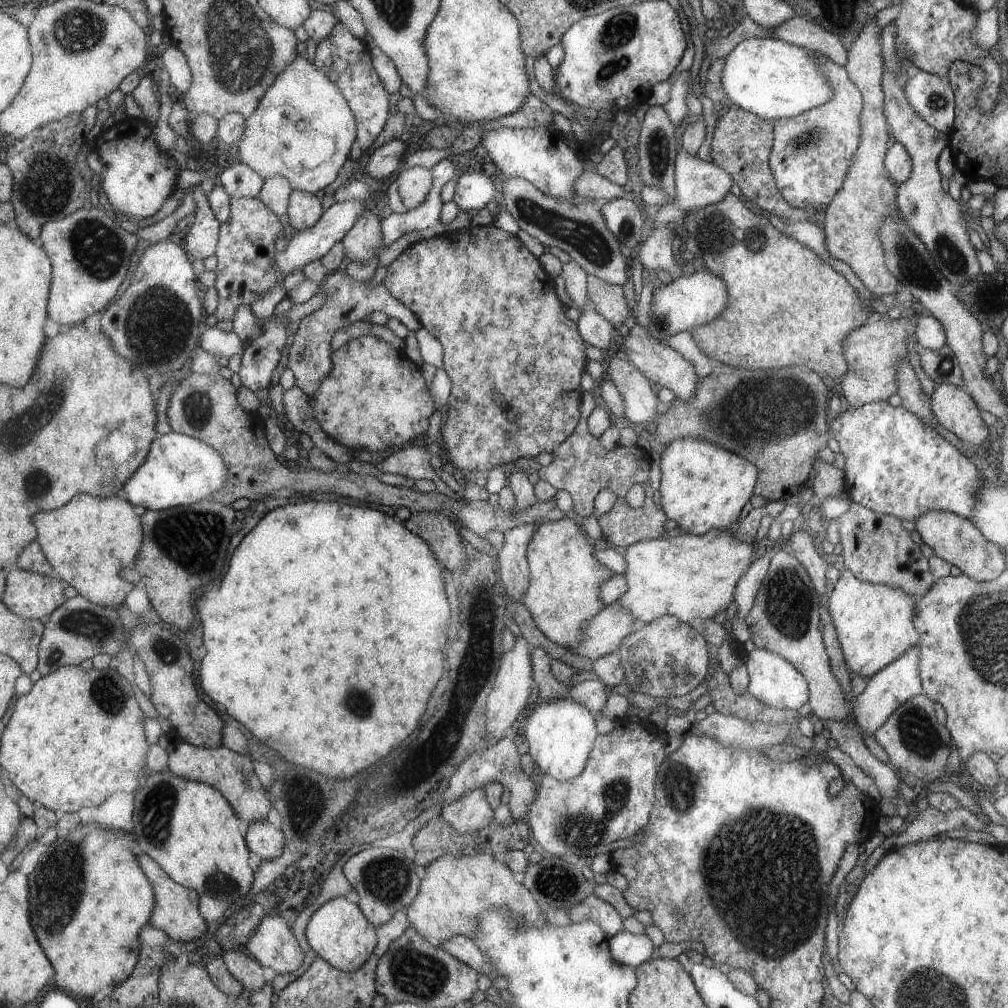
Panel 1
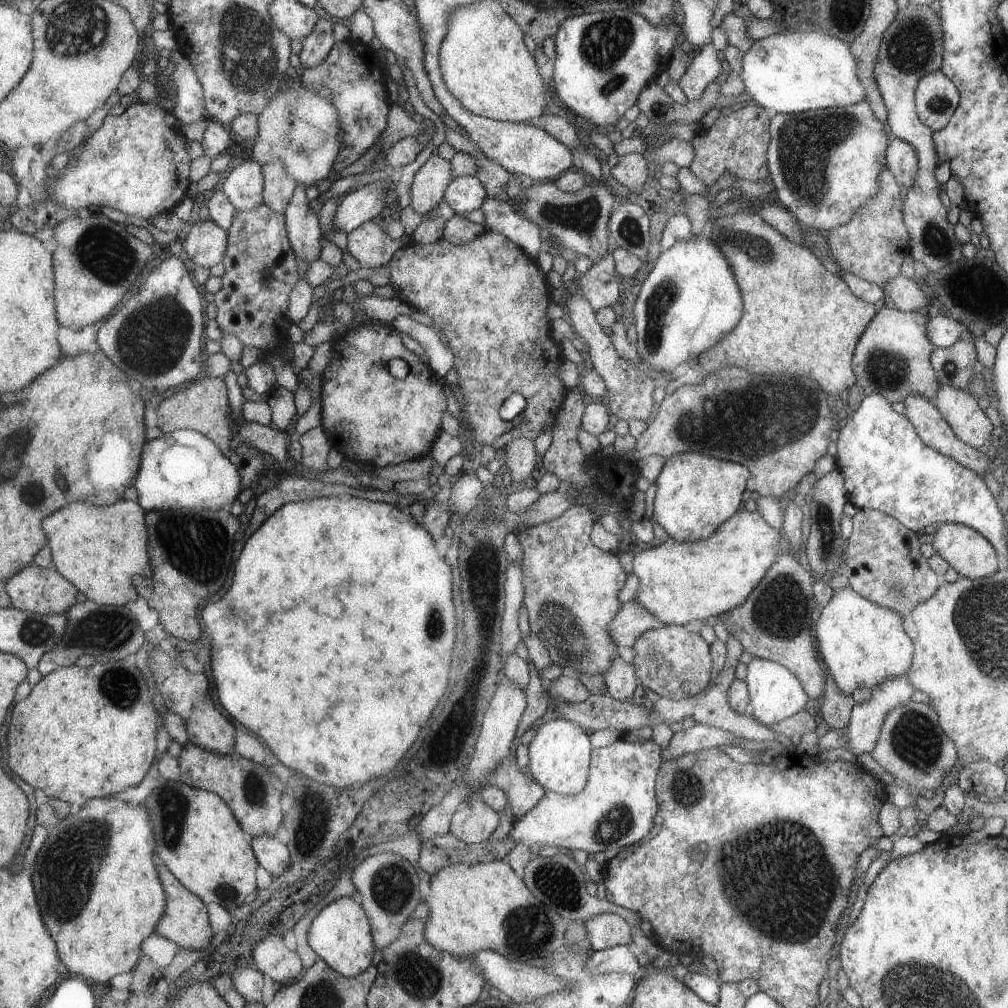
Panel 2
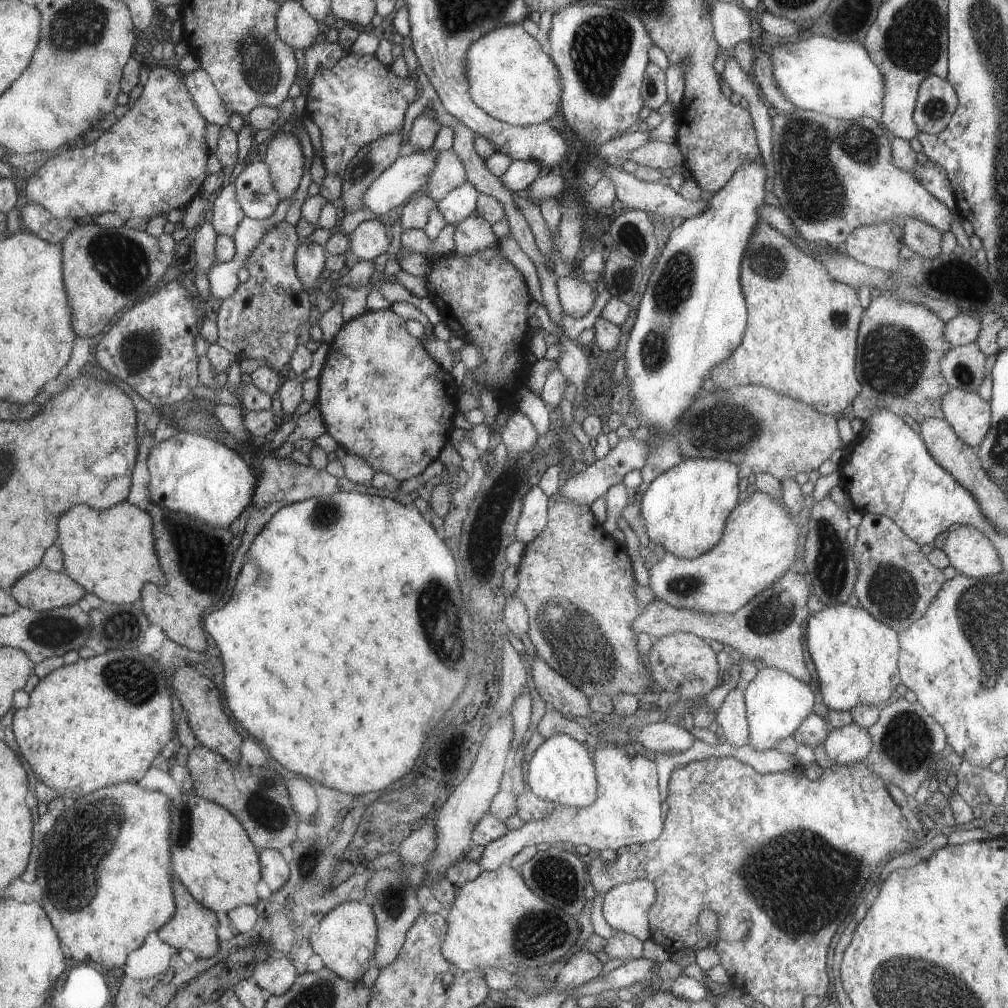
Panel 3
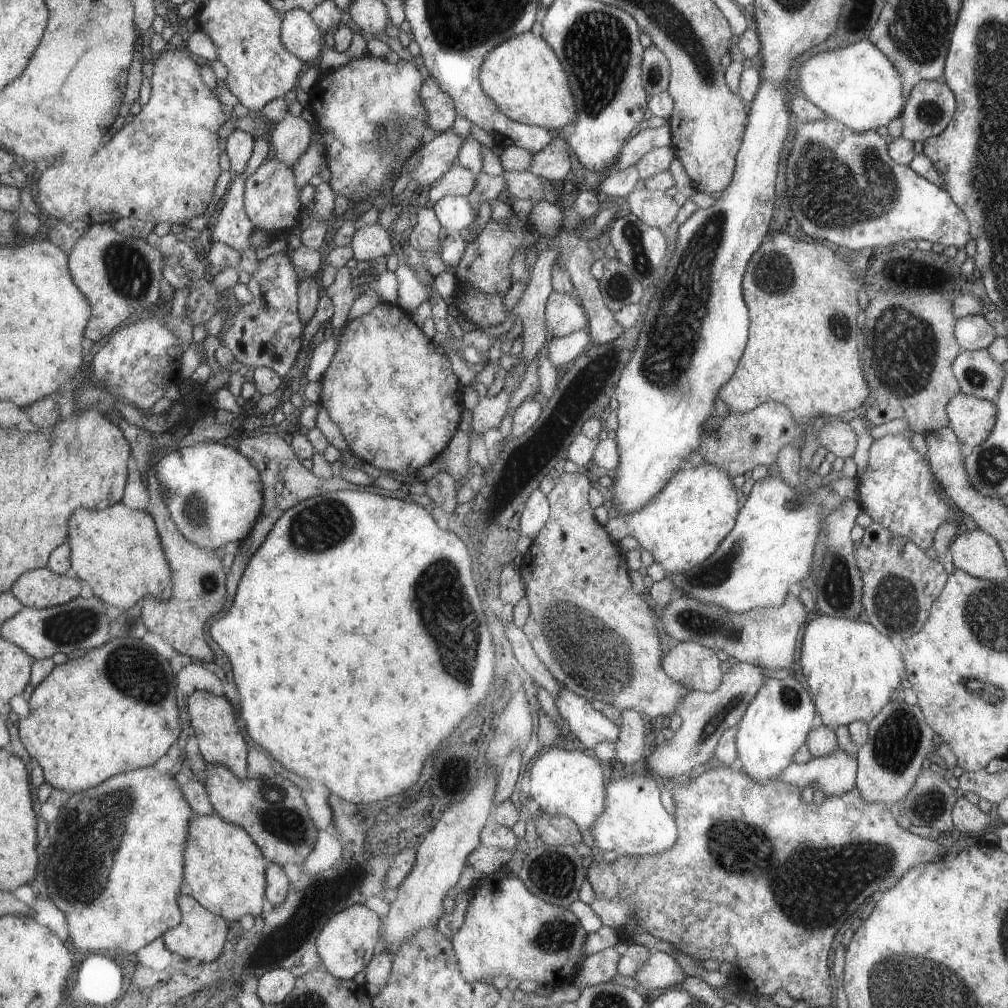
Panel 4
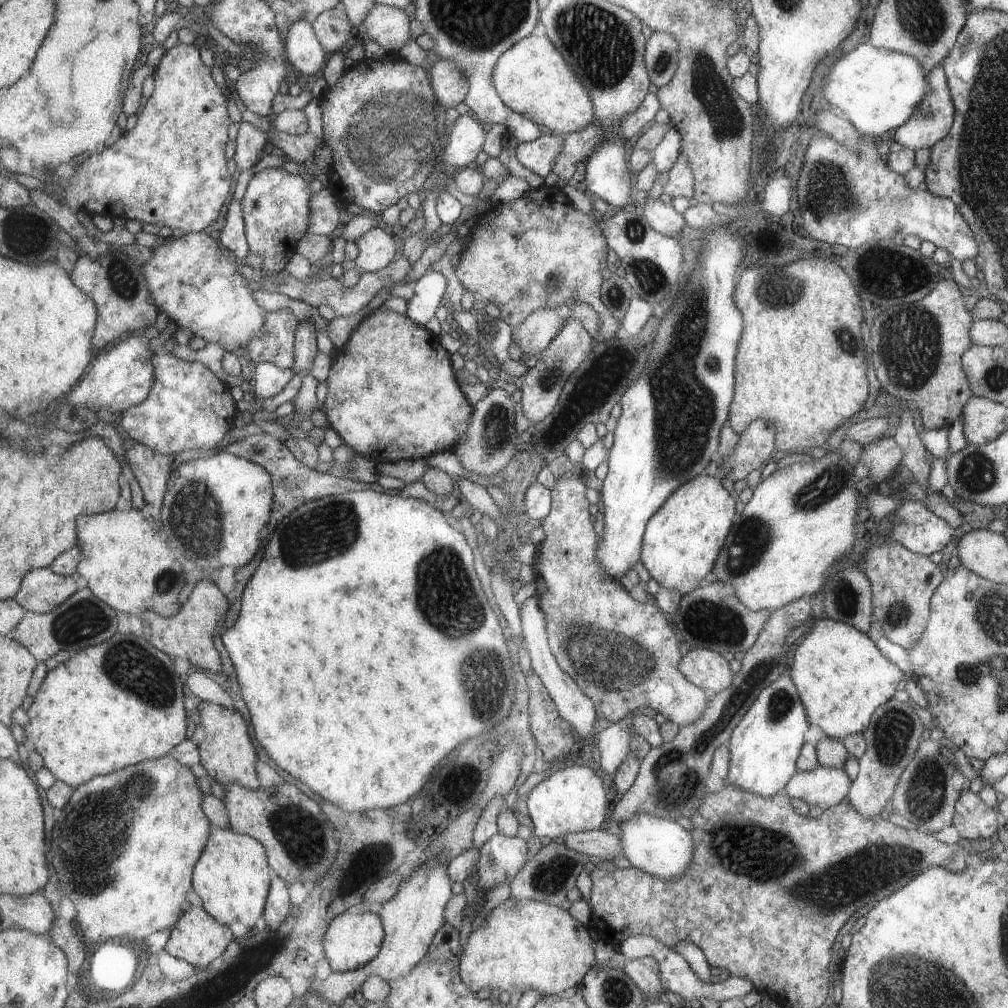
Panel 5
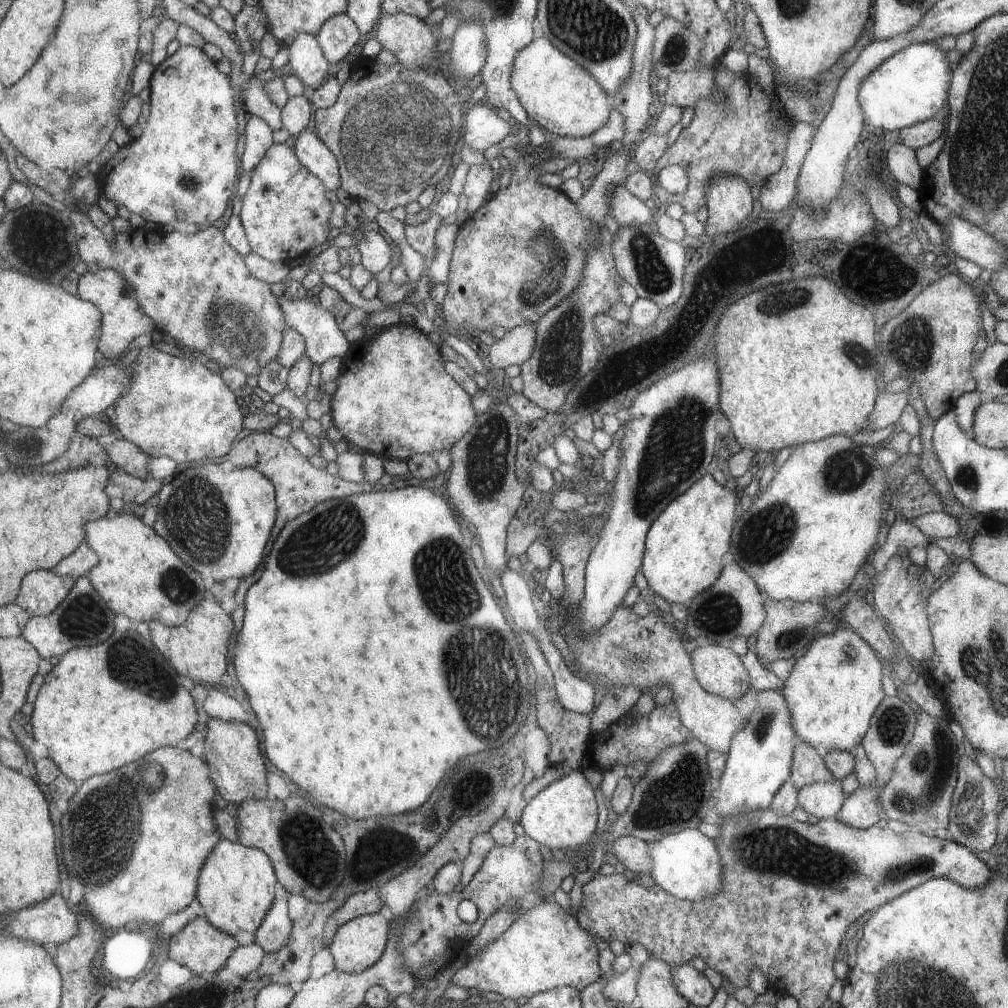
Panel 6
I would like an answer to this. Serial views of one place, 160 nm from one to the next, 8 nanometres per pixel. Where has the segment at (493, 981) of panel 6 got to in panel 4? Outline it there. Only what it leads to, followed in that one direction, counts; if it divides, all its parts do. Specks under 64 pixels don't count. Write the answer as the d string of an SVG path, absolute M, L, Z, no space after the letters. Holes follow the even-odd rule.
M495 870L487 875L481 886L477 884L469 890L464 922L450 938L461 976L469 982L491 982L495 976L504 976L507 980L517 980L519 983L523 980L537 980L547 988L556 989L566 979L566 974L573 977L573 966L581 954L585 932L569 909L546 903L530 893L519 878L508 878L507 875L503 870Z

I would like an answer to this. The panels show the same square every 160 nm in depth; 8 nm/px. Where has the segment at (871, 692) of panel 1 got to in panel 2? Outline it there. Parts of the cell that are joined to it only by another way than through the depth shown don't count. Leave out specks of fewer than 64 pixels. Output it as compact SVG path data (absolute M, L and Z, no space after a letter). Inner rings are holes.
M905 675L885 679L876 687L872 688L871 698L862 705L853 705L850 710L846 727L842 731L828 729L819 739L819 750L831 750L831 748L844 748L851 754L857 756L863 753L870 753L876 744L880 734L880 728L883 724L884 716L891 711L893 707L909 702L909 697L915 689Z

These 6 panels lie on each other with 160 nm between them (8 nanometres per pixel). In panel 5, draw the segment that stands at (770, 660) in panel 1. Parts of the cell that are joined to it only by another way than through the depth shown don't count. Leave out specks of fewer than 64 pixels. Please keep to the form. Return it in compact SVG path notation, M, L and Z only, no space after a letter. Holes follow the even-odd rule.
M781 673L759 692L733 727L727 740L729 760L724 780L727 785L760 797L772 797L781 792L797 771L797 754L803 744L808 716L791 679L788 674Z

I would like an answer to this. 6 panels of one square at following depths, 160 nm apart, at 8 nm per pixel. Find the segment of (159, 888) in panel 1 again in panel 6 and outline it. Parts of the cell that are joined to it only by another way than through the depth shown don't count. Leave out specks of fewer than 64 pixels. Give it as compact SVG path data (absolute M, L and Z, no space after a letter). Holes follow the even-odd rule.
M205 916L192 918L183 928L175 933L169 939L169 958L173 962L177 962L181 966L186 966L190 971L193 971L195 975L201 974L201 972L214 972L223 970L223 964L229 958L229 955L237 943L233 936L221 932L220 929L216 929Z

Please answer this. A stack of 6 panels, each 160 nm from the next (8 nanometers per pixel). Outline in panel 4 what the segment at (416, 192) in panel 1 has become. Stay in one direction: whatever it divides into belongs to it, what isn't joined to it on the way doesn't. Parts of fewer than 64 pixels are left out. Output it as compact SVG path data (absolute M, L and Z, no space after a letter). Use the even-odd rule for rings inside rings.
M453 164L452 168L431 186L428 191L428 201L435 203L446 195L468 196L475 187L475 177L471 170Z

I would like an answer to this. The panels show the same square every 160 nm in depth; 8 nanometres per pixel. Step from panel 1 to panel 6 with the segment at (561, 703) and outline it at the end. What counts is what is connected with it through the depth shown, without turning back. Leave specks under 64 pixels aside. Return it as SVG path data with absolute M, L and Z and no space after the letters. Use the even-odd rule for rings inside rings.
M581 768L566 770L565 775L535 793L522 810L519 823L523 827L524 835L541 846L547 846L552 853L555 850L577 850L575 846L590 842L589 838L594 834L597 802L591 790L592 786L582 771Z

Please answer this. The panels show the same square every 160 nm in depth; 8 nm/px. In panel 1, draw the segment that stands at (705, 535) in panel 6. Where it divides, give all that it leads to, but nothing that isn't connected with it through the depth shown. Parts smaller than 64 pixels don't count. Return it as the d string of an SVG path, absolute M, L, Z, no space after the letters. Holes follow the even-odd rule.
M699 439L674 440L660 450L659 468L661 472L658 490L660 492L660 507L664 515L673 520L685 533L702 535L707 531L717 529L717 526L727 526L737 520L739 510L751 496L751 488L756 484L758 475L756 465L743 457L722 449L714 444Z

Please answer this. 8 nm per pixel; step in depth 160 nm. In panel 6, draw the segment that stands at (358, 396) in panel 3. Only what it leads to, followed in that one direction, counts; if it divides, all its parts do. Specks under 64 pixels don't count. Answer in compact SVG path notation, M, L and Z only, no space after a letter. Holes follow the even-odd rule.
M389 325L369 338L350 343L342 356L337 388L330 396L330 416L346 443L358 446L381 460L403 460L419 453L433 455L451 448L476 422L471 398L443 370L443 357L415 326Z

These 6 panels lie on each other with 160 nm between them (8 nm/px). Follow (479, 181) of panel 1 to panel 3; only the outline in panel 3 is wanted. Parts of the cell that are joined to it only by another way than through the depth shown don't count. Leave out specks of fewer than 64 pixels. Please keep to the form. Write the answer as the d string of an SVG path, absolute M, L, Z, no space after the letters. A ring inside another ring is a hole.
M467 182L461 183L436 202L436 209L442 214L446 224L457 226L476 208L477 196L479 194L475 186Z

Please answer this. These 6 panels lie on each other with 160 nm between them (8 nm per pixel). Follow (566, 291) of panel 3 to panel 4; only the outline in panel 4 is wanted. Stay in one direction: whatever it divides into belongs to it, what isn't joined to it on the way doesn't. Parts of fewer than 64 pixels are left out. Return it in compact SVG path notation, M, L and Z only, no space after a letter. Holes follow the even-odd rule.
M552 291L544 307L544 334L560 338L586 327L581 302L571 295Z

